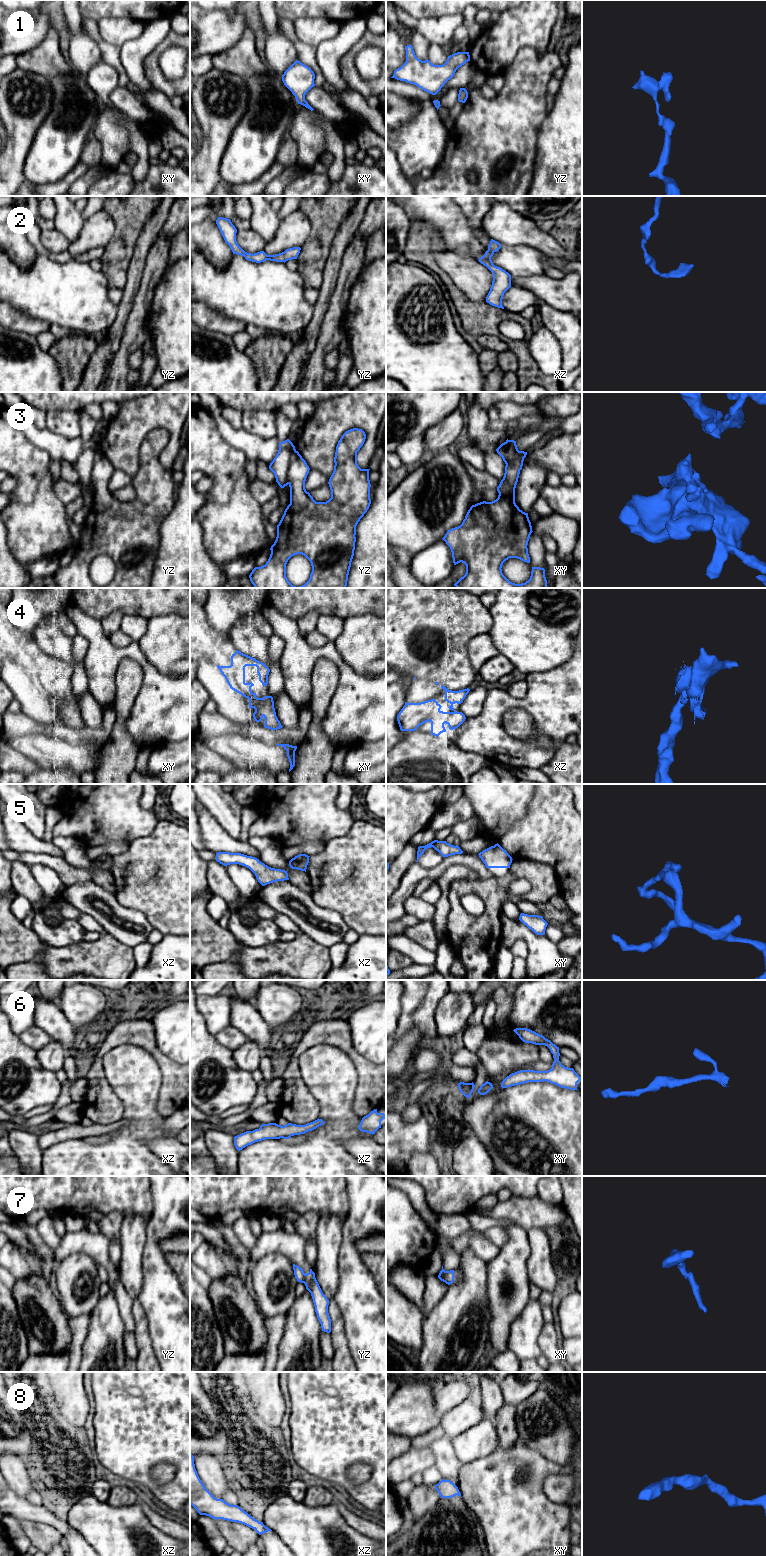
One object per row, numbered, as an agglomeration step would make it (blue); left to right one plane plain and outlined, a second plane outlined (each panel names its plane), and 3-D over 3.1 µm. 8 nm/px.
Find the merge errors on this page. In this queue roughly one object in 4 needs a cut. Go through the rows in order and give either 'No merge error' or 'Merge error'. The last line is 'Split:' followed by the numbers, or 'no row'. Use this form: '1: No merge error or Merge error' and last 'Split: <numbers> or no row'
1: No merge error
2: No merge error
3: Merge error
4: No merge error
5: No merge error
6: No merge error
7: Merge error
8: No merge error
Split: 3, 7

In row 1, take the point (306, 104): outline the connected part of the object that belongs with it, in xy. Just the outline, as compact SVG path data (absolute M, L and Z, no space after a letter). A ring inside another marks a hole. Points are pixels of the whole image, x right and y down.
M296 60L282 75L284 85L295 96L298 104L313 111L314 109L305 100L306 93L315 86L315 74L308 66Z

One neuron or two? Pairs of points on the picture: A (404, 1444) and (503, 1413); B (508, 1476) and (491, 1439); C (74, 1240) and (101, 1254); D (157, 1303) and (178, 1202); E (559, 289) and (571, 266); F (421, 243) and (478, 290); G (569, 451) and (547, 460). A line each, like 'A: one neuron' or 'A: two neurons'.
A: two neurons
B: two neurons
C: one neuron
D: one neuron
E: two neurons
F: two neurons
G: one neuron

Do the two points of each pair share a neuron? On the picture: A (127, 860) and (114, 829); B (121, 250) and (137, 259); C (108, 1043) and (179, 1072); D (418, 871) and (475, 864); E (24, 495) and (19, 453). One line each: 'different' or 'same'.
A: different
B: different
C: same
D: same
E: same

